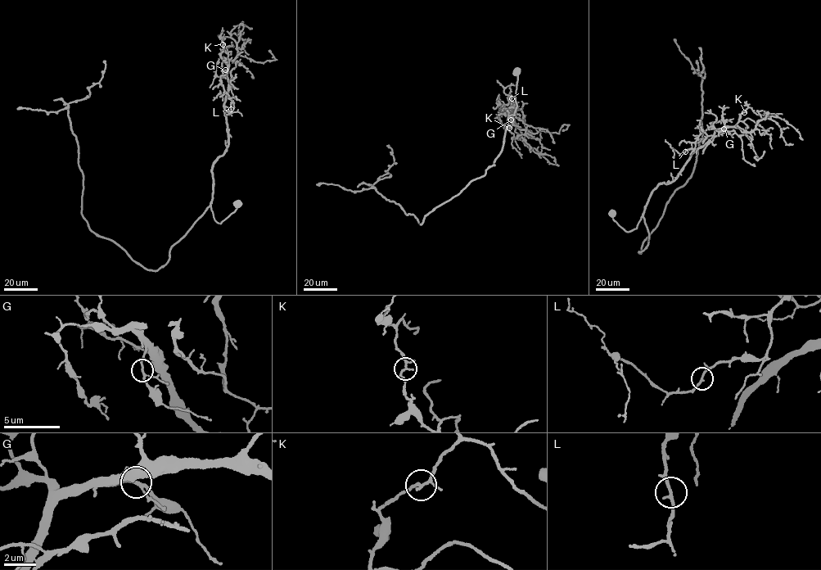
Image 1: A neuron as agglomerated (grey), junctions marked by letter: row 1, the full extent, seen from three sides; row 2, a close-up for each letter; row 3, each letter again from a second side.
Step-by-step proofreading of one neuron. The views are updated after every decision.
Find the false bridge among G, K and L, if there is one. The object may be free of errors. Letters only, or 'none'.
none

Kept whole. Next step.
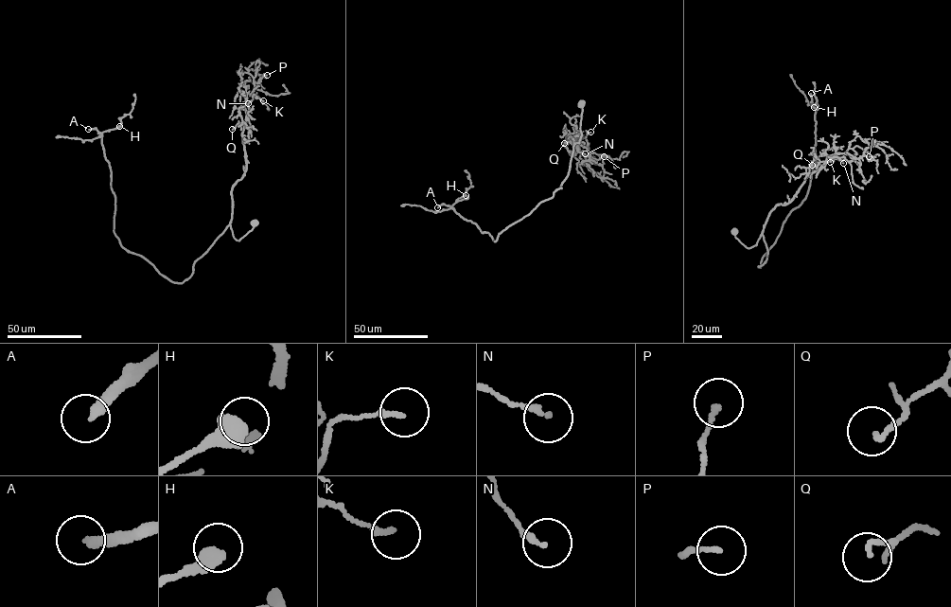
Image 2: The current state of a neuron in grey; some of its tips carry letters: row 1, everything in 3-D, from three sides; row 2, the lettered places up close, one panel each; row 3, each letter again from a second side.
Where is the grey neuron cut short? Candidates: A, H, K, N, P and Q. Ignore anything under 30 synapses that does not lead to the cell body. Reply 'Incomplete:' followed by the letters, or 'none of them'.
Incomplete: A

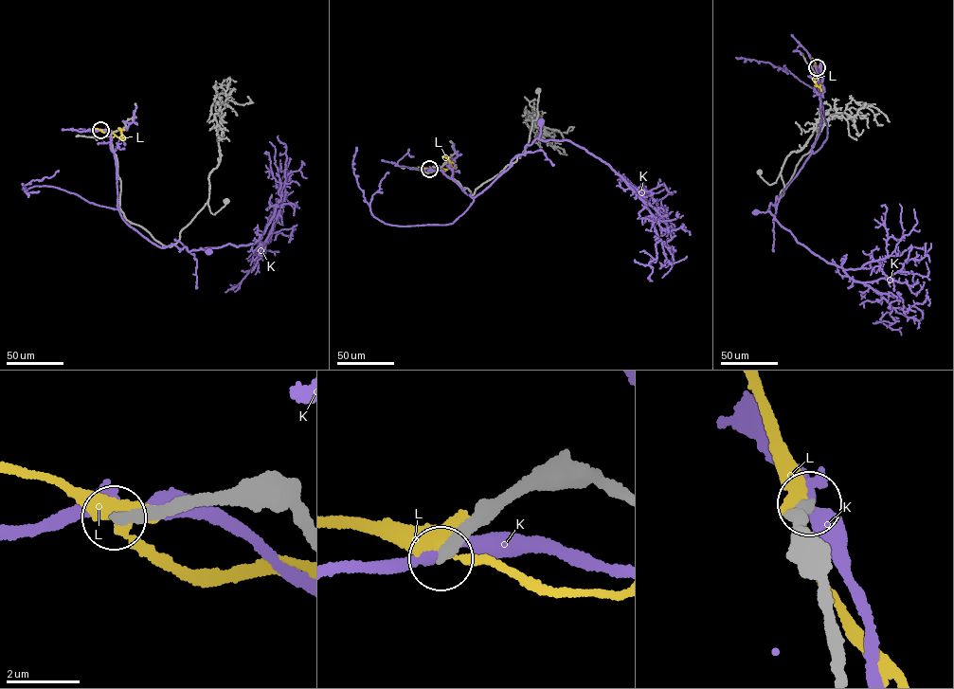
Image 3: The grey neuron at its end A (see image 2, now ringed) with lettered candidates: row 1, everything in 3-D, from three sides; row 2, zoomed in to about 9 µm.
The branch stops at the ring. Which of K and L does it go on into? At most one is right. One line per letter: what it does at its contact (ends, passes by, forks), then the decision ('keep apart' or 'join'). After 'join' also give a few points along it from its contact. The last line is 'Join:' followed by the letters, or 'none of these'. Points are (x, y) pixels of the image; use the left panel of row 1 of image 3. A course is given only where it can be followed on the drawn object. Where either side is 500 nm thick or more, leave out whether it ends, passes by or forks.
K: it passes by; keep apart
L: it passes by; keep apart
Join: none of these

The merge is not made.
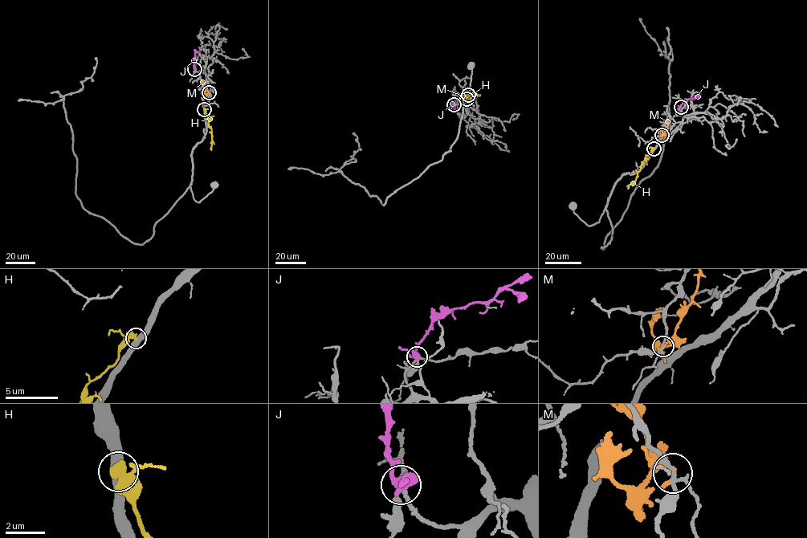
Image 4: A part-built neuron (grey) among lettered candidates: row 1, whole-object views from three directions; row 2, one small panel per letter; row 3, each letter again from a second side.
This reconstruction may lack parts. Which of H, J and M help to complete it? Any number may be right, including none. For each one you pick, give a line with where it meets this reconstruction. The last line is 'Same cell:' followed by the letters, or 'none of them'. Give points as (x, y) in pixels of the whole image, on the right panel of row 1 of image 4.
Same cell: none of them

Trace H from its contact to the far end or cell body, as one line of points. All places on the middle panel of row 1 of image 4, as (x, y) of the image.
H: (466, 99), (470, 95), (478, 95)

